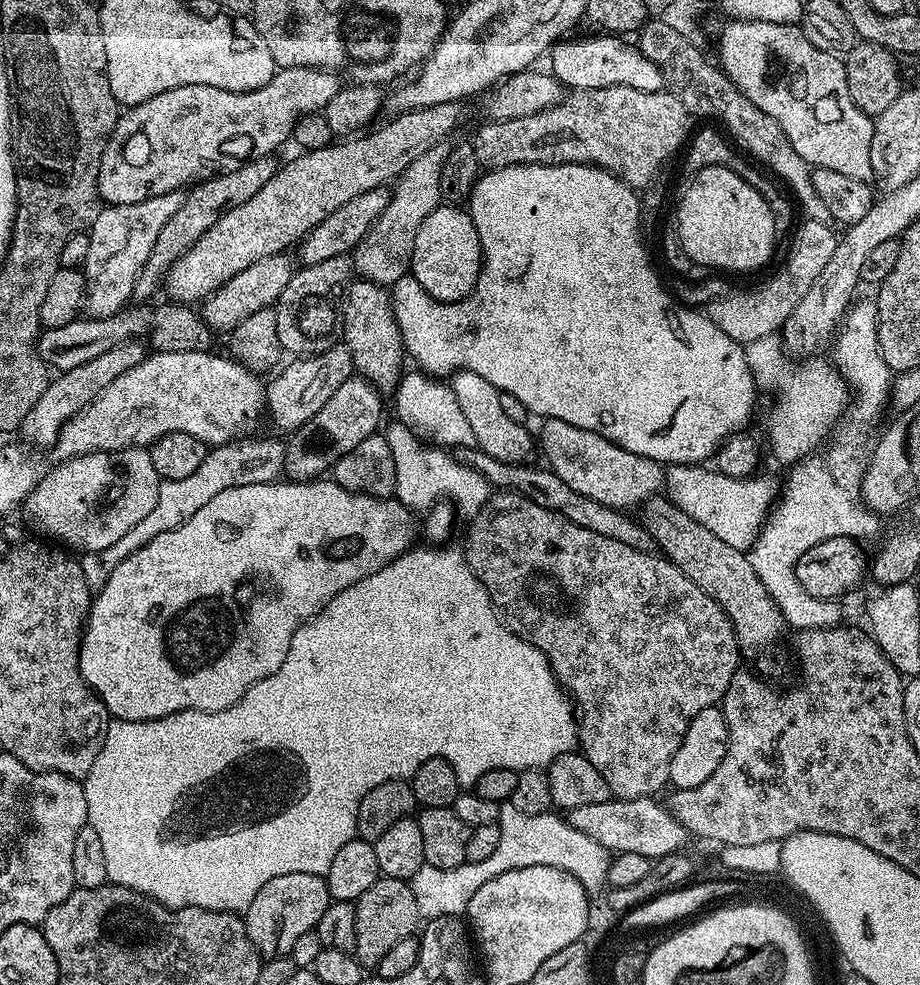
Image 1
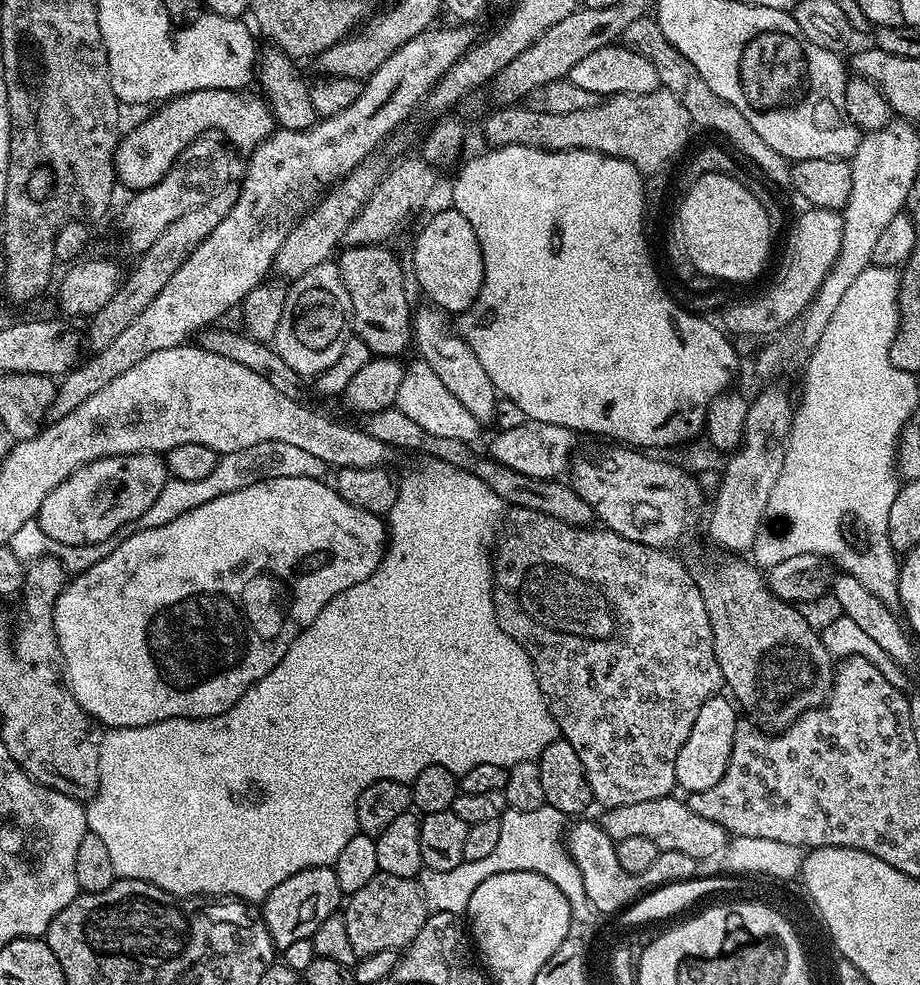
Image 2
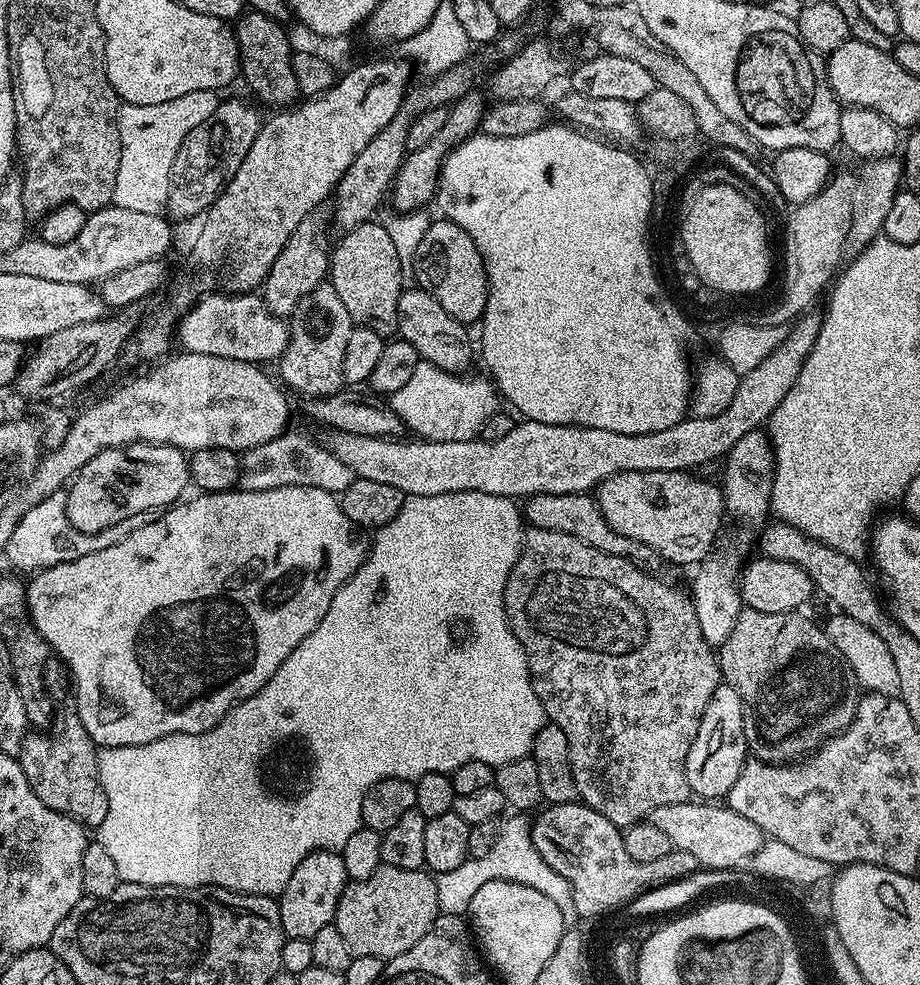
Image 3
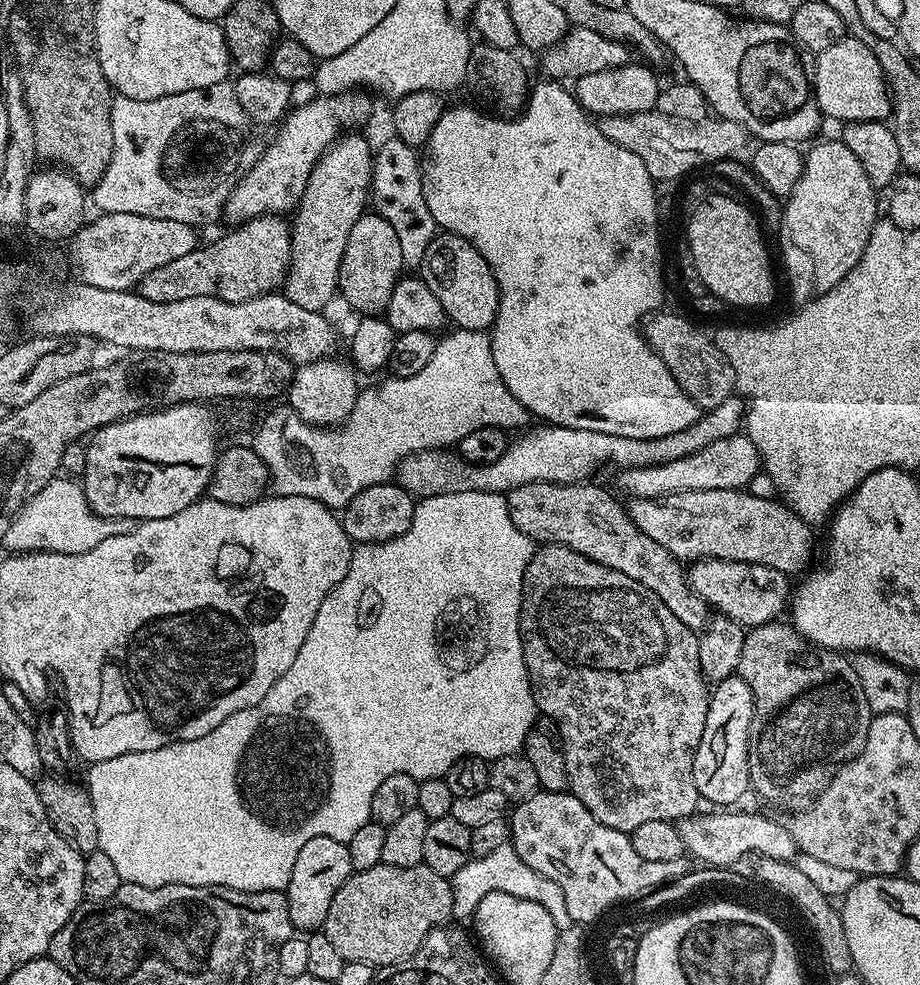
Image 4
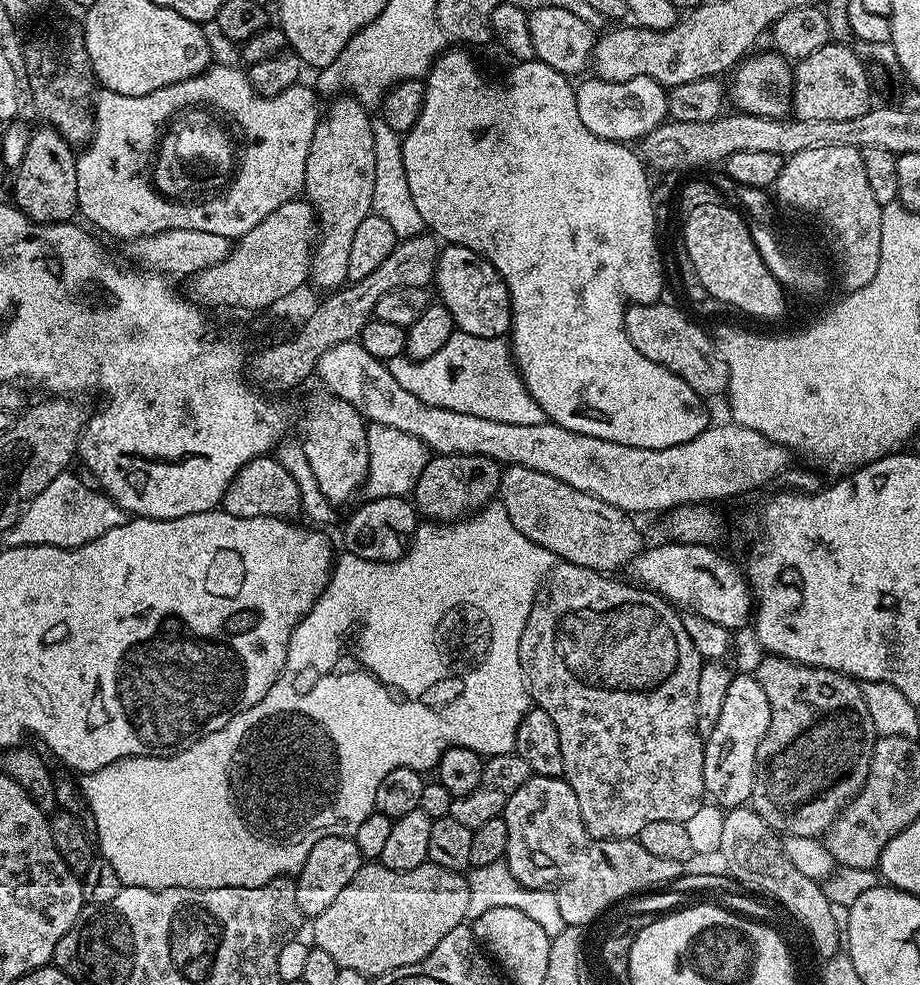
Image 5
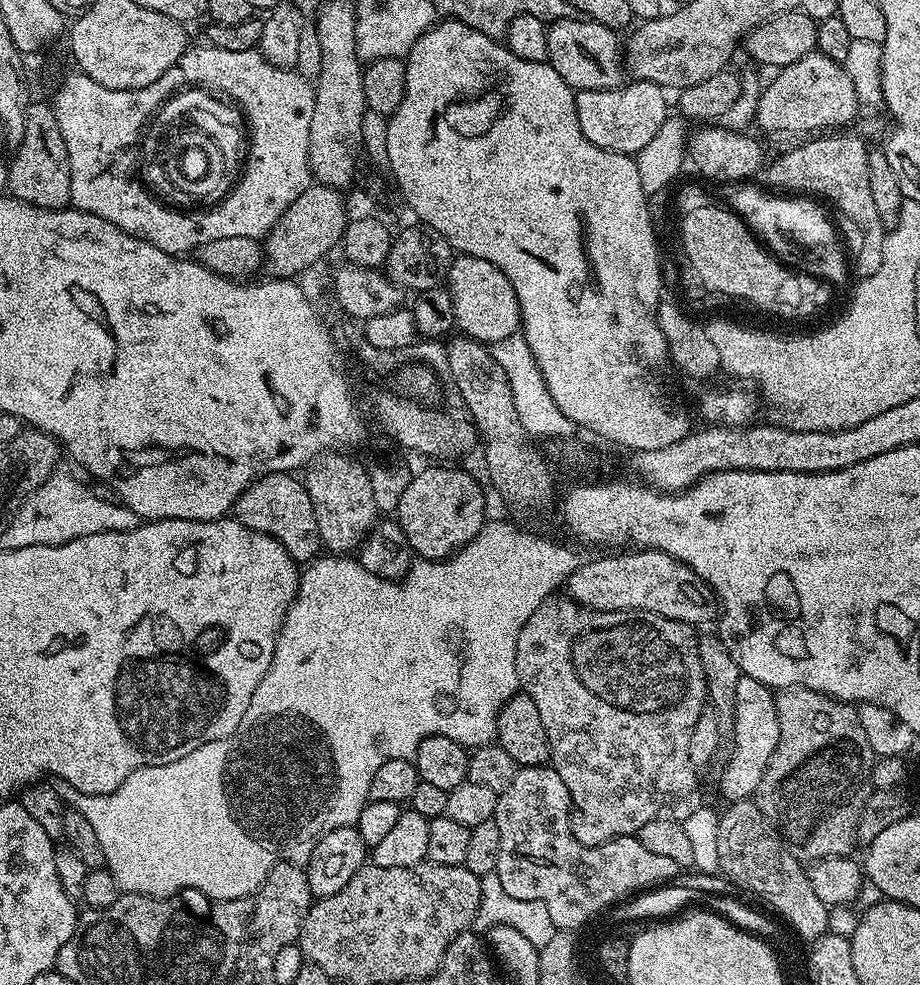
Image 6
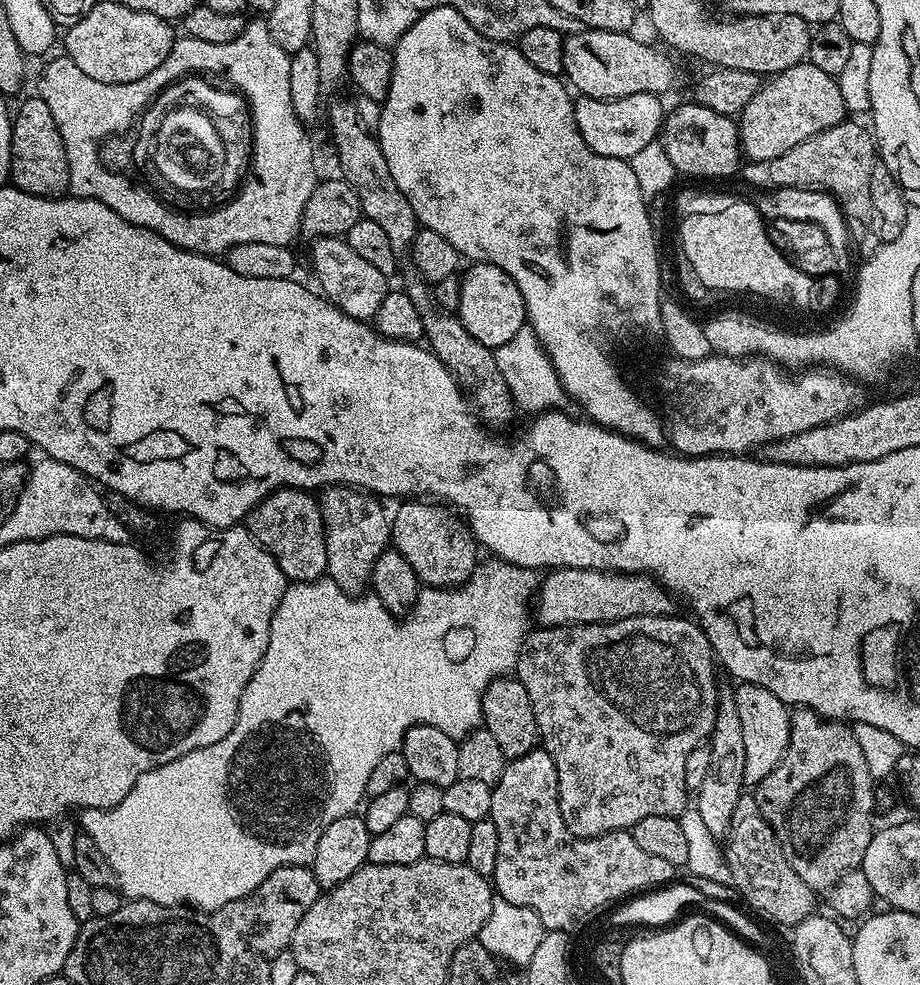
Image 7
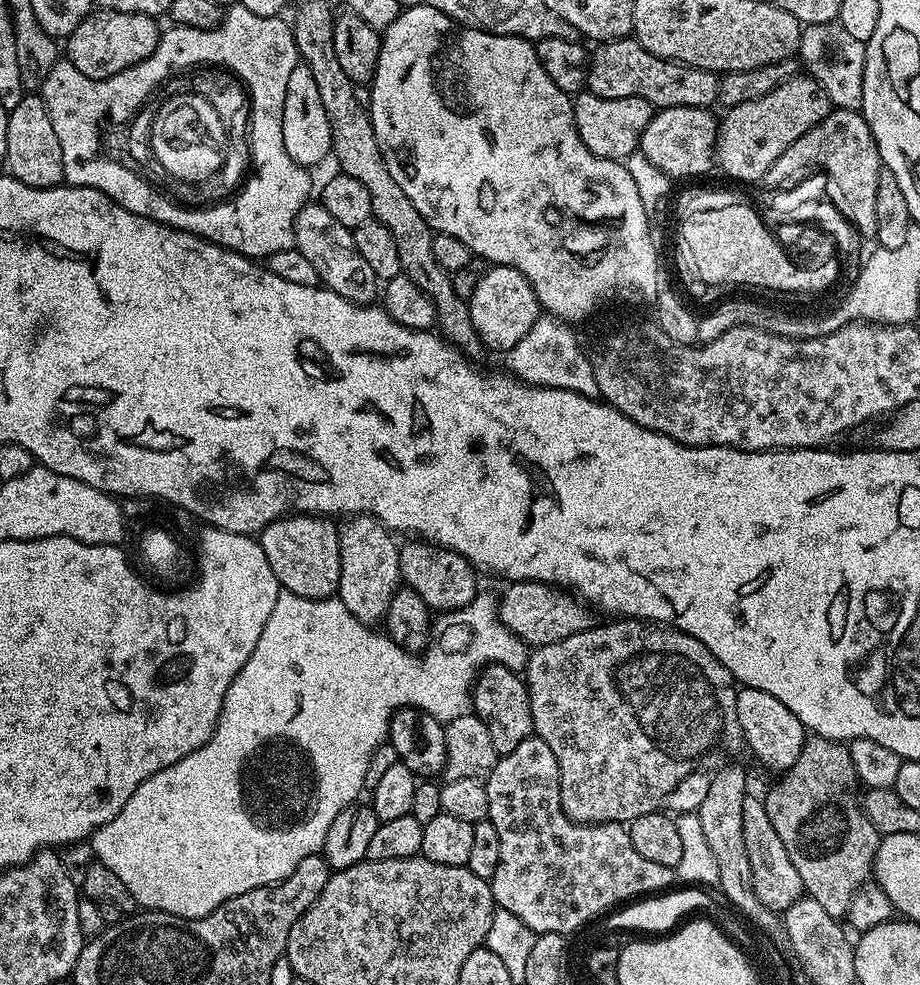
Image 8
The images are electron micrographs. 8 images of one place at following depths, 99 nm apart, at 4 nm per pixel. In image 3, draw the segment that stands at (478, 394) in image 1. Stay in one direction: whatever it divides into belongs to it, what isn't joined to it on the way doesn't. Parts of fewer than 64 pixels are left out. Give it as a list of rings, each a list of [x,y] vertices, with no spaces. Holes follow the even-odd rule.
[[[417,286],[405,288],[404,293],[398,298],[398,326],[396,327],[399,339],[410,342],[420,355],[421,361],[438,366],[447,372],[463,373],[464,368],[474,356],[474,336],[462,322],[450,318],[438,298]]]

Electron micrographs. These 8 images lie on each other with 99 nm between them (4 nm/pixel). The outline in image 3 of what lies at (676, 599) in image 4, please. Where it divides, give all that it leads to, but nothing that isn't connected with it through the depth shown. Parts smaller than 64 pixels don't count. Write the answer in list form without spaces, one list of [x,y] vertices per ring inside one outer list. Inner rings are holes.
[[[587,492],[529,496],[523,501],[522,516],[532,528],[554,530],[562,534],[576,536],[578,542],[586,542],[586,546],[594,546],[594,550],[602,550],[606,554],[627,556],[633,562],[644,562],[644,559],[649,559],[650,556],[646,546],[618,534],[618,530],[614,530],[610,526],[610,522],[606,522],[595,495]]]

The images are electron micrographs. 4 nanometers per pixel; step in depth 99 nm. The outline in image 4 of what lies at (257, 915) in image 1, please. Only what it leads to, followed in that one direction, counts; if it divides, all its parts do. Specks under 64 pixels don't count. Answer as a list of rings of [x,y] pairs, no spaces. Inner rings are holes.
[[[325,836],[310,838],[310,842],[302,846],[298,859],[294,862],[294,874],[290,874],[290,882],[286,889],[293,929],[304,934],[323,929],[330,902],[334,902],[334,894],[338,894],[338,890],[348,881],[353,871],[350,850],[345,841]]]

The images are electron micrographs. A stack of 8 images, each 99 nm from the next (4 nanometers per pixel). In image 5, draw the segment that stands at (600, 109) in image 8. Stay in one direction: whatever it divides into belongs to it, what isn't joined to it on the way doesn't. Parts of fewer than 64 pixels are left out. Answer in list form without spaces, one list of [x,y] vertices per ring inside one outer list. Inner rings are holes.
[[[599,78],[592,80],[581,79],[575,85],[578,114],[590,134],[598,134],[598,138],[618,140],[621,142],[643,141],[646,134],[650,134],[659,124],[669,119],[668,94],[665,88],[650,78],[630,78],[630,82],[606,82]]]

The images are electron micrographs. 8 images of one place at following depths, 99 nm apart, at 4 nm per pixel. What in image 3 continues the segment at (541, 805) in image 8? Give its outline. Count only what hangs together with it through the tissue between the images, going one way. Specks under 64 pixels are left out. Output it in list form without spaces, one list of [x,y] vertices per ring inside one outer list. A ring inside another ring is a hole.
[[[583,802],[548,804],[541,807],[535,816],[532,830],[534,846],[538,854],[542,854],[542,858],[546,858],[546,862],[550,862],[550,866],[570,882],[574,906],[578,906],[578,914],[585,921],[604,916],[615,908],[623,909],[638,898],[643,887],[651,883],[674,883],[701,871],[698,858],[677,848],[654,862],[634,862],[634,858],[626,854],[623,831]]]

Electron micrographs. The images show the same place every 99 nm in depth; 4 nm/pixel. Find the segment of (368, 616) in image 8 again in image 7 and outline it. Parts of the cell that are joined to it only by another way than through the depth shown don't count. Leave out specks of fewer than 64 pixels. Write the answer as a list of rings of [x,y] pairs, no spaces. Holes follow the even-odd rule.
[[[342,484],[325,487],[318,499],[326,534],[327,575],[339,585],[341,591],[359,593],[360,587],[371,581],[374,562],[389,551],[392,539],[389,513],[384,513],[380,505],[383,503],[373,493]]]

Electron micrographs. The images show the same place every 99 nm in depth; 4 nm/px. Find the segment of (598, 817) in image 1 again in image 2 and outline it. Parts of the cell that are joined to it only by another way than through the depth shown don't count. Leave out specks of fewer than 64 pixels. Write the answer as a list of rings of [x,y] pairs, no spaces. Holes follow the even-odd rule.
[[[675,795],[654,798],[646,802],[634,802],[634,806],[618,806],[607,809],[600,824],[612,842],[622,838],[650,838],[659,846],[661,852],[666,850],[682,850],[682,854],[690,854],[696,861],[707,858],[710,854],[726,846],[730,839],[728,831],[718,822],[710,822],[708,818],[701,818],[688,808],[683,799],[676,800]]]

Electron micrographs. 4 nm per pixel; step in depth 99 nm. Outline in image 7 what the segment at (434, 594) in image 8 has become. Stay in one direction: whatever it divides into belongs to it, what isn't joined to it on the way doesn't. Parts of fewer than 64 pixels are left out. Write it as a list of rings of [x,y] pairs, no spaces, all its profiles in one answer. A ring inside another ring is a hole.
[[[410,498],[393,513],[391,543],[406,558],[411,569],[423,585],[436,590],[459,588],[468,582],[470,574],[478,567],[477,554],[480,554],[475,537],[467,525],[458,522],[456,515],[445,505]]]

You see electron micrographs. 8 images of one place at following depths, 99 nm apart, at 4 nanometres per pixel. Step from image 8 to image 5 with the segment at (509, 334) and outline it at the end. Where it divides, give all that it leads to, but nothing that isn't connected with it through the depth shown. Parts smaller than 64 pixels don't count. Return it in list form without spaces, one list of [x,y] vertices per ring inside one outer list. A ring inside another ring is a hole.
[[[461,244],[441,247],[436,263],[434,288],[440,291],[439,303],[450,310],[457,329],[478,338],[507,337],[512,327],[512,303],[508,287],[498,270],[486,258]]]

